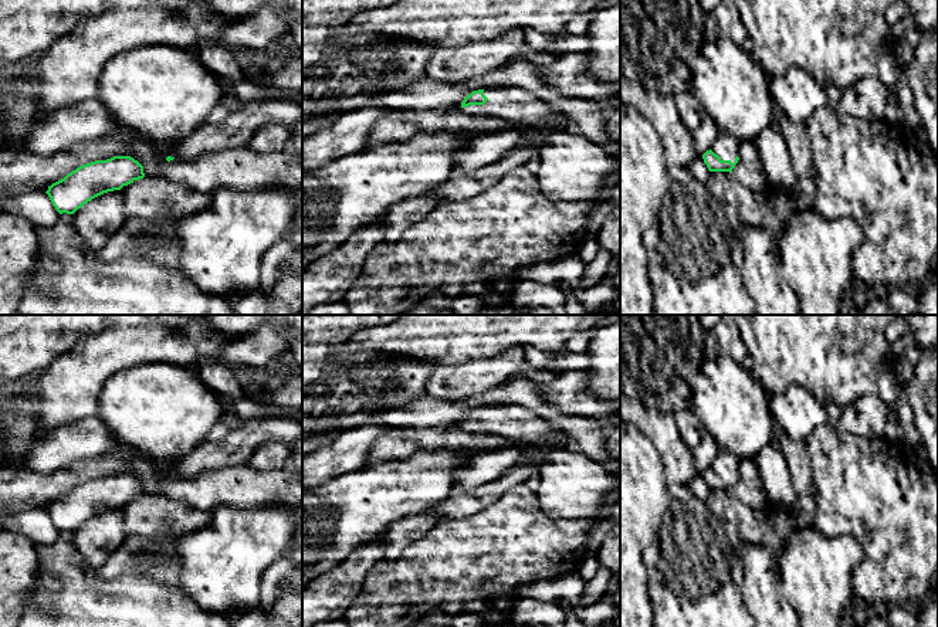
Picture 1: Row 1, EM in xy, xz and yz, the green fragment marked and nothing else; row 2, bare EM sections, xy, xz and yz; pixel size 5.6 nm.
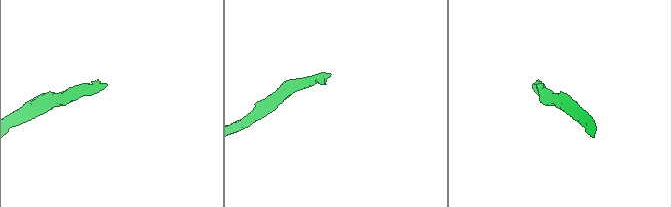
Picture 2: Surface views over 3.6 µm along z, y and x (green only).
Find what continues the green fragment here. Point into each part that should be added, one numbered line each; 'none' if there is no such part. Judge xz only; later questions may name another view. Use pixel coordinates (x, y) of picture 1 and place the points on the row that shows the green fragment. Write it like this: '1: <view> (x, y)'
1: xz (512, 104)

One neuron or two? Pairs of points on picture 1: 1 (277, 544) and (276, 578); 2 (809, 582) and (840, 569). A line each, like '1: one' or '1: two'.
1: two
2: one

